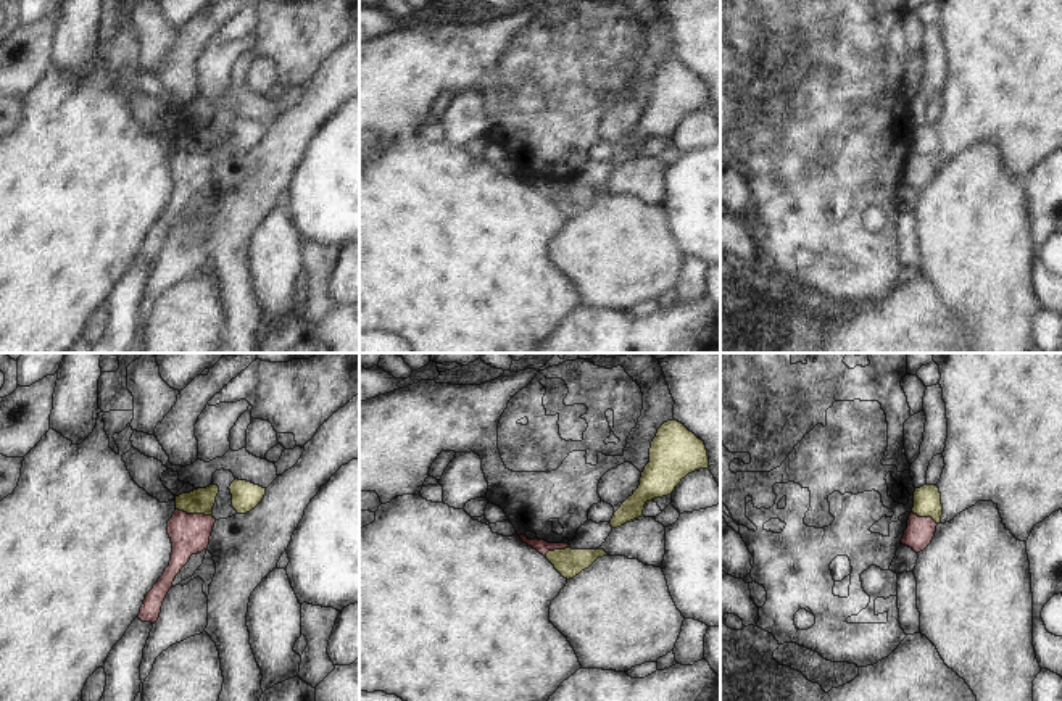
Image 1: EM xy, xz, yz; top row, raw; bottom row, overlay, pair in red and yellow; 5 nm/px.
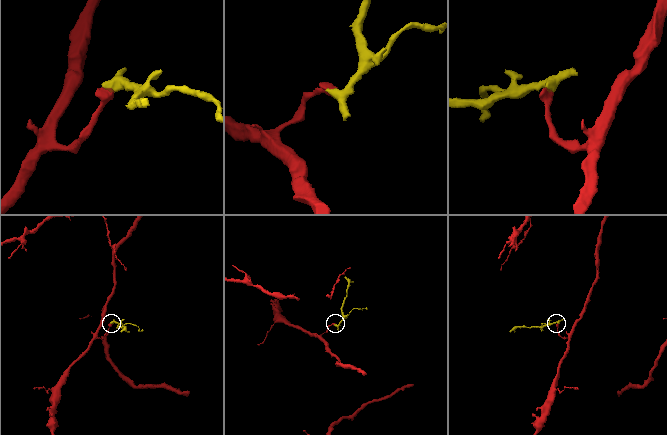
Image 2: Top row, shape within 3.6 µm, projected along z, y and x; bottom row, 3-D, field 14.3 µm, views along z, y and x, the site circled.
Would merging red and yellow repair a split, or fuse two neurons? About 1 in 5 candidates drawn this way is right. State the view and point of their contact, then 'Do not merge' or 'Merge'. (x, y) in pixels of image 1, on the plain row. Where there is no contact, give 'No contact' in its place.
Touches red at xy (194, 153). Do not merge

